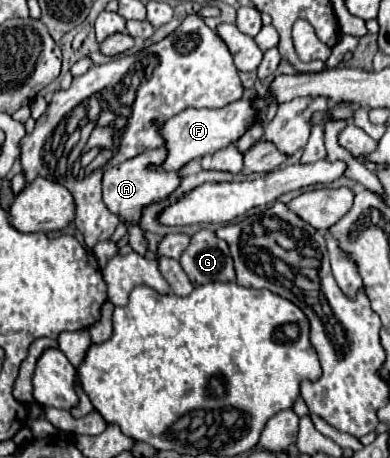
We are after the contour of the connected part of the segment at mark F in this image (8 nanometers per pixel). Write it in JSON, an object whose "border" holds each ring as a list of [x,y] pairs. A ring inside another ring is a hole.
{"border":[[[238,99],[226,107],[220,109],[184,109],[178,115],[170,117],[164,123],[158,123],[158,133],[164,139],[166,159],[160,165],[150,165],[150,169],[158,171],[178,171],[182,165],[186,165],[192,159],[200,159],[208,153],[214,153],[230,143],[234,143],[252,123],[254,123],[254,109],[250,105],[250,99]]]}

